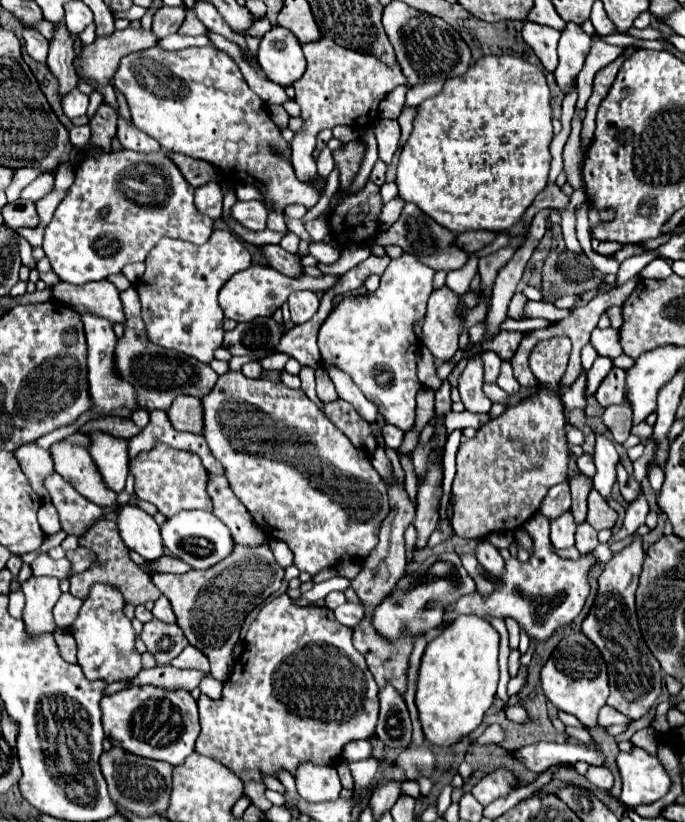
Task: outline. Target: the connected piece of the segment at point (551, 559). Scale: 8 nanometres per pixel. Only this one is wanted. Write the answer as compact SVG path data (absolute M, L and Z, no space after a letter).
M536 513L530 517L524 527L528 529L530 537L534 539L534 555L528 563L520 563L518 559L508 559L508 571L500 577L502 585L496 585L496 591L490 597L482 597L478 593L466 595L460 599L460 603L454 603L448 607L448 611L454 611L456 615L448 615L446 623L450 623L454 617L462 613L474 613L480 617L496 615L496 617L514 617L532 639L546 641L554 629L560 625L570 623L580 609L584 607L584 601L590 593L588 585L588 569L594 565L592 555L582 555L578 561L560 559L550 549L550 525L544 515Z

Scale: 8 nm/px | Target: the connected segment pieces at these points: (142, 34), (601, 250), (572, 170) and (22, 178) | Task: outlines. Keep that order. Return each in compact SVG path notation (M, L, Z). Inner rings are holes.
M124 29L124 31L114 31L110 39L96 39L92 45L88 47L82 47L82 53L74 59L74 69L80 77L84 79L90 79L96 83L96 100L89 100L89 106L86 115L91 119L96 113L98 107L103 102L102 91L104 87L108 87L112 83L112 75L120 63L122 57L134 53L134 51L142 51L142 49L148 49L156 45L156 37L152 35L152 31L142 31L142 29Z
M592 238L591 245L594 251L605 256L612 256L622 248L622 244L610 241L600 241Z
M578 115L572 119L572 133L564 145L564 173L566 173L566 183L578 191L584 189L584 179L582 179L582 161L584 153L580 149L580 125L582 121Z
M34 167L15 169L12 182L6 189L7 202L11 203L19 199L21 191L34 181L40 173L42 173L42 171L40 171L40 169L34 169Z

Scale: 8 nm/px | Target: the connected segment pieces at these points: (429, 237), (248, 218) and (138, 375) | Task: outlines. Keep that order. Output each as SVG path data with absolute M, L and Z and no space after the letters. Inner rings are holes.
M406 203L400 219L384 233L380 233L376 237L378 245L398 245L402 247L406 253L412 253L418 257L420 263L432 267L434 271L456 271L462 269L464 263L468 261L468 253L462 251L456 245L456 235L448 229L444 229L442 225L438 225L434 219L430 219L428 215L424 215L424 211L420 211L414 203Z
M236 201L236 205L232 207L232 215L252 231L266 229L268 211L262 201Z
M130 285L126 291L122 291L120 299L124 303L128 323L124 323L124 329L126 329L124 337L116 345L116 363L120 367L120 373L126 375L126 379L132 379L132 383L136 383L140 407L142 409L148 407L148 411L152 411L152 409L166 411L178 395L194 395L200 399L204 395L208 395L210 389L218 381L216 371L206 363L200 363L188 355L180 355L178 351L172 351L172 349L164 349L148 339L146 325L140 317L140 297L138 297L134 285Z

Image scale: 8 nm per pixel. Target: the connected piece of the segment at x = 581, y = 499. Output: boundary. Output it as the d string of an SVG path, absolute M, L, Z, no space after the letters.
M578 475L570 481L570 487L572 487L572 517L574 517L574 523L580 525L586 521L586 497L588 497L588 491L592 489L592 479L586 477L586 475Z

